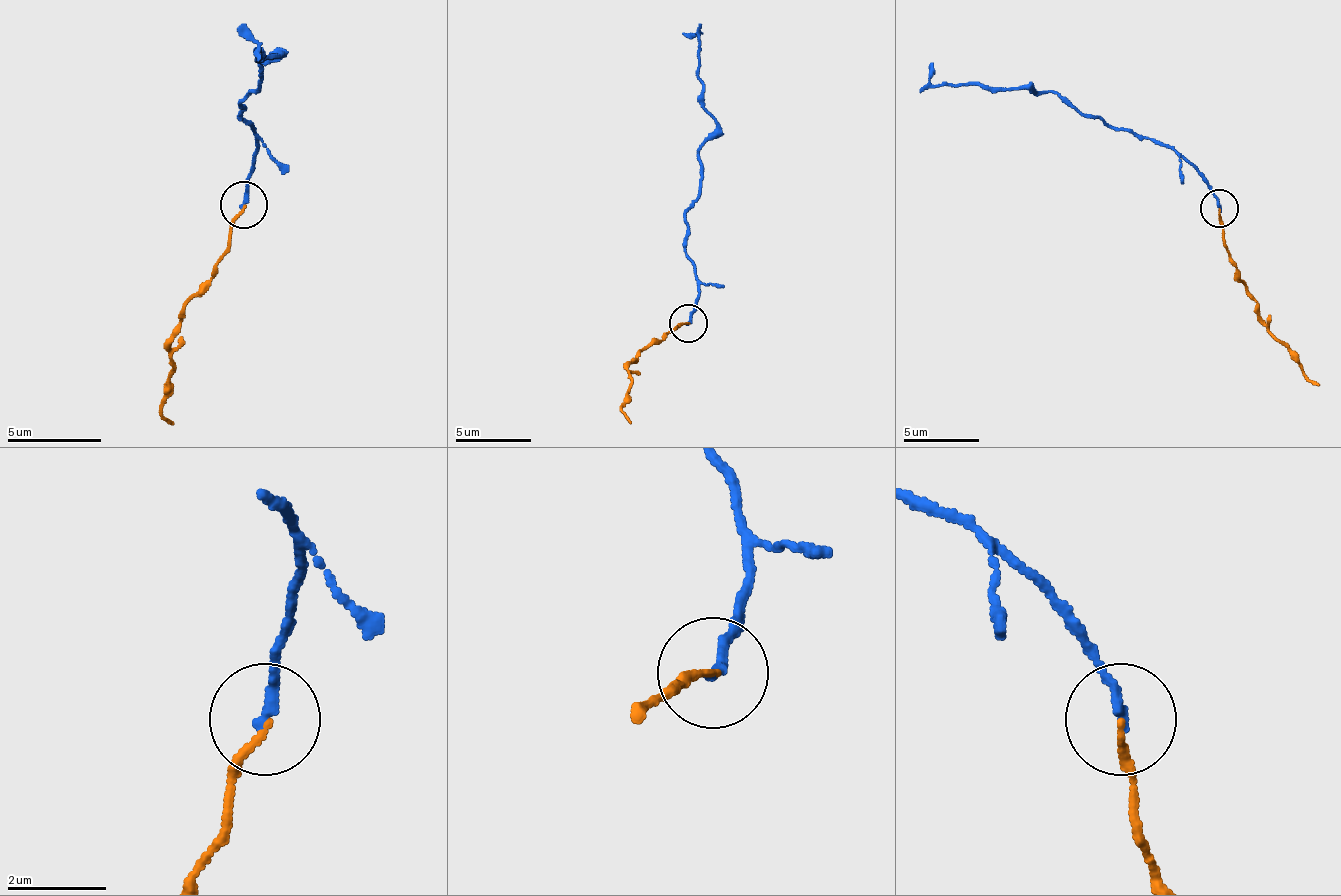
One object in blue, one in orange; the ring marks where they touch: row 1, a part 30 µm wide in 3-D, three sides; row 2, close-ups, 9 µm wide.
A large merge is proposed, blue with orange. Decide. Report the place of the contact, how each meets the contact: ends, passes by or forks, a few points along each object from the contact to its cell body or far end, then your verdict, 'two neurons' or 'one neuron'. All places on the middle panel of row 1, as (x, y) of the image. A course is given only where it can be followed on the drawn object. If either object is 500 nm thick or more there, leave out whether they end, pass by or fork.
place (688, 323); blue ends; orange ends; course blue (687, 324), (698, 294), (687, 218), (698, 203), (698, 153), (717, 127), (702, 96), (698, 40), (683, 32); course orange (687, 324), (641, 351), (630, 366), (630, 396), (622, 404), (630, 423); one neuron

